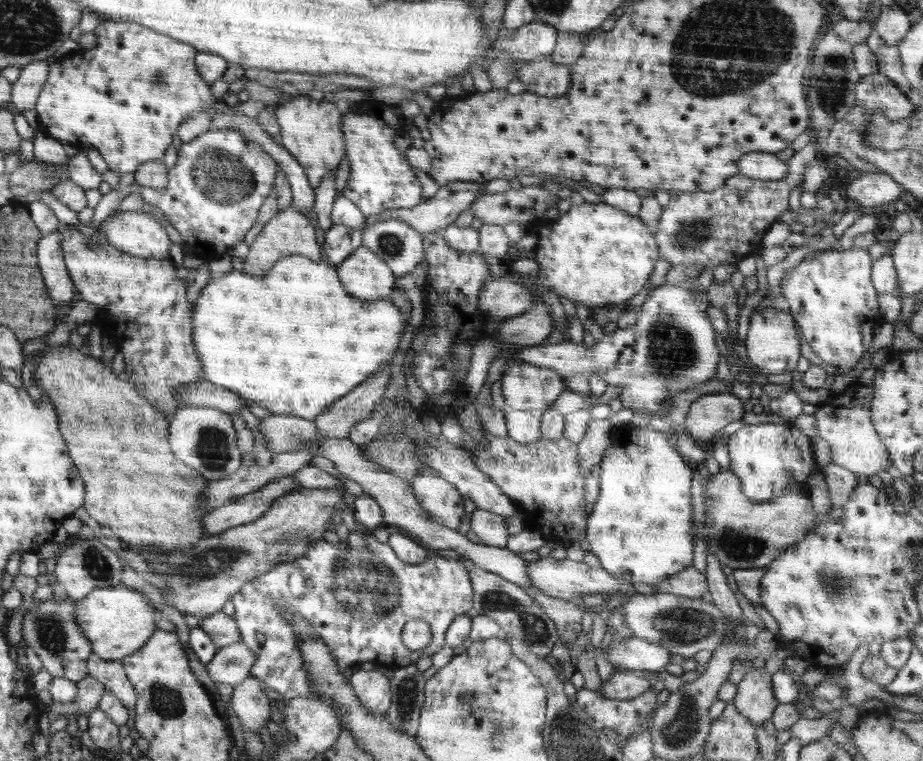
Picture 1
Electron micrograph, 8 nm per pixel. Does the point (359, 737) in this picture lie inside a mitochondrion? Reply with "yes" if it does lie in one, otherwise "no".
no

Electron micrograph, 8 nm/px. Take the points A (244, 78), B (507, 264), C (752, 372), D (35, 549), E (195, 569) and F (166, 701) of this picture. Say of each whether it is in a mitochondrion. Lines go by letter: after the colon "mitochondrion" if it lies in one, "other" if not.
A: other
B: other
C: other
D: other
E: mitochondrion
F: mitochondrion

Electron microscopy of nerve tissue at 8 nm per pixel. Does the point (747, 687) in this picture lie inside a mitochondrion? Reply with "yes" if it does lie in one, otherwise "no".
no

